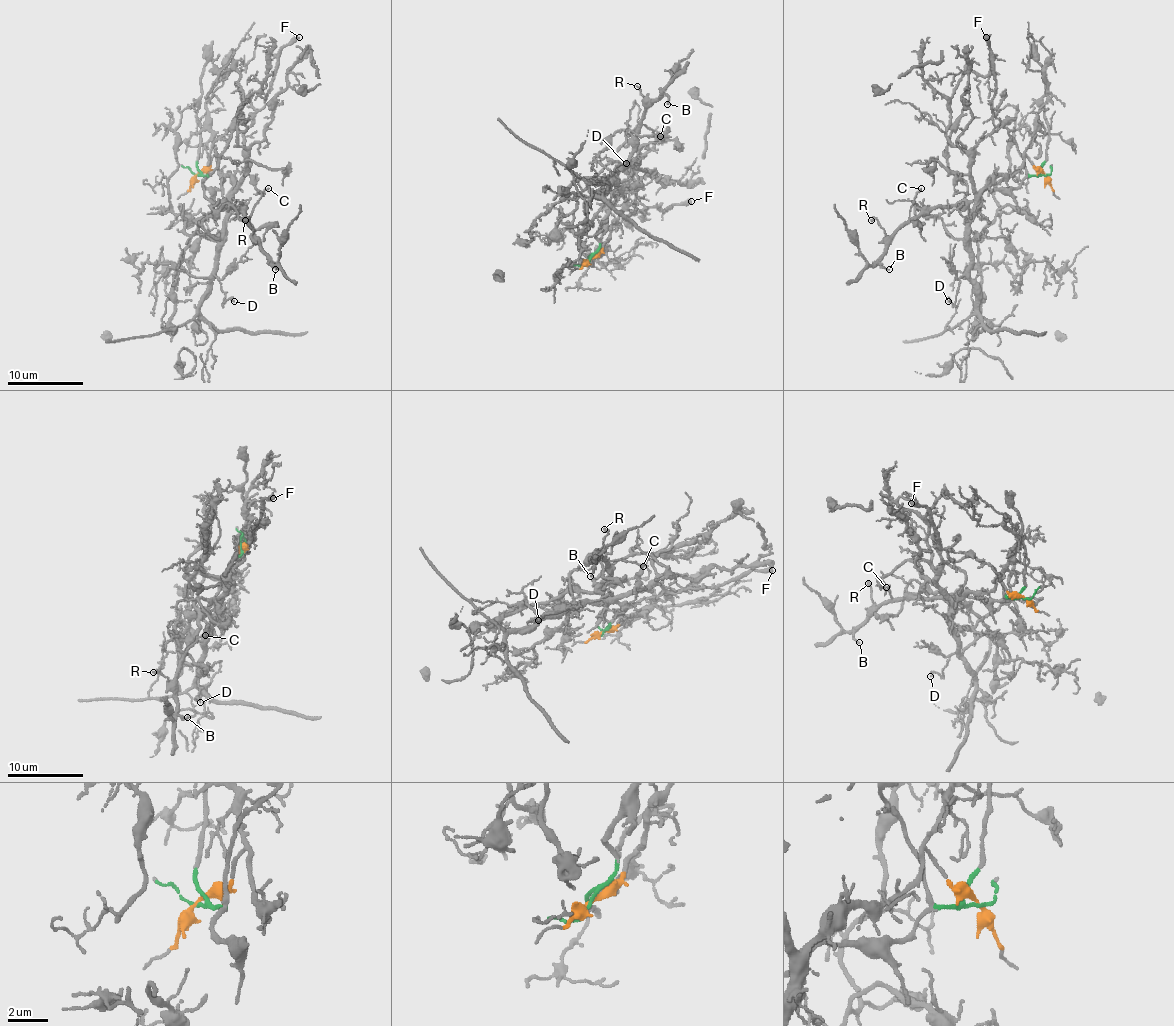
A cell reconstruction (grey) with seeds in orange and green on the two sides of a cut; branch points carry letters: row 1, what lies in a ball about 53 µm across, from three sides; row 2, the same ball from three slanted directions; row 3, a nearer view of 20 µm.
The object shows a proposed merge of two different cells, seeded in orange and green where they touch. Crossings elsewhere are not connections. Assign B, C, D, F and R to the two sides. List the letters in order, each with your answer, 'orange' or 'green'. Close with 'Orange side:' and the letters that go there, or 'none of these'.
B: green
C: green
D: orange
F: orange
R: green
Orange side: D, F

